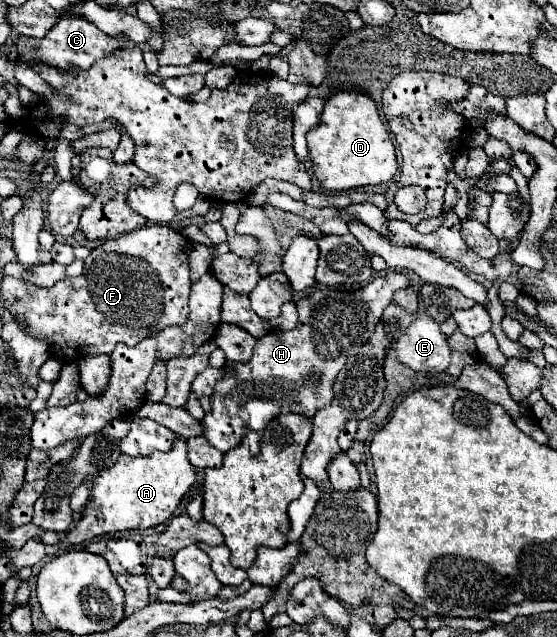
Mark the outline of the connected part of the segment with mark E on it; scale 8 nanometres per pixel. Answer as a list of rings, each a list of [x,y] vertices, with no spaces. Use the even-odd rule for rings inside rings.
[[[418,316],[396,344],[400,362],[422,372],[444,372],[450,364],[450,348],[440,326],[430,316]]]

